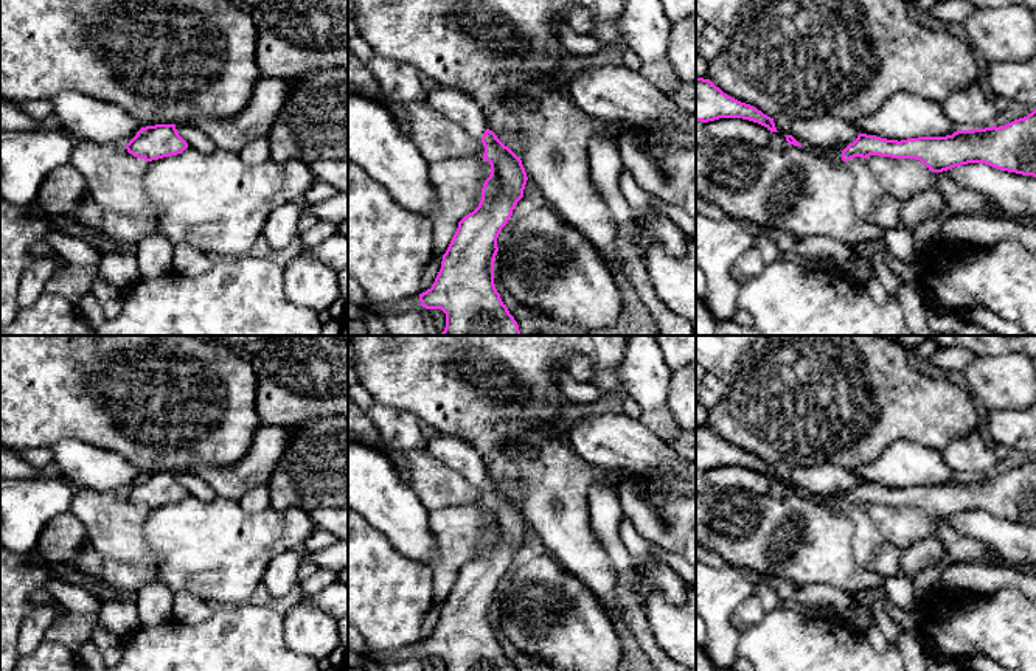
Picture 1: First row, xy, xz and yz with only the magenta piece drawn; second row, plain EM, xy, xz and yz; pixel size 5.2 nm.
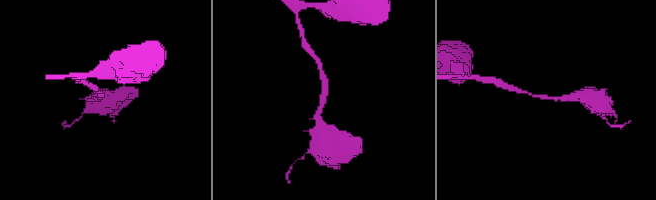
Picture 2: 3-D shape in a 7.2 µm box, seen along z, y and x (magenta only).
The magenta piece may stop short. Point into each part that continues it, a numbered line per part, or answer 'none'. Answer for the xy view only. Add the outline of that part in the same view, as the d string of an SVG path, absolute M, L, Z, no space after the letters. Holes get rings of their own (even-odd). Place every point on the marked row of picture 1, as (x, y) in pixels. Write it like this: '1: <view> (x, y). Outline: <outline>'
1: xy (114, 176). Outline: M78 140L70 165L84 176L89 193L101 210L132 216L151 213L141 182L148 162L129 154L123 144Z

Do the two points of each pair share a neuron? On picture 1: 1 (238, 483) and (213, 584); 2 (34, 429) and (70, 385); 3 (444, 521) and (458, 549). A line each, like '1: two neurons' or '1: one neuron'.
1: two neurons
2: one neuron
3: one neuron

